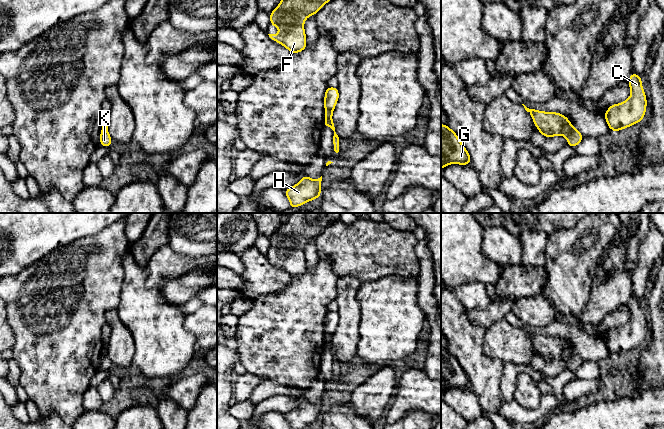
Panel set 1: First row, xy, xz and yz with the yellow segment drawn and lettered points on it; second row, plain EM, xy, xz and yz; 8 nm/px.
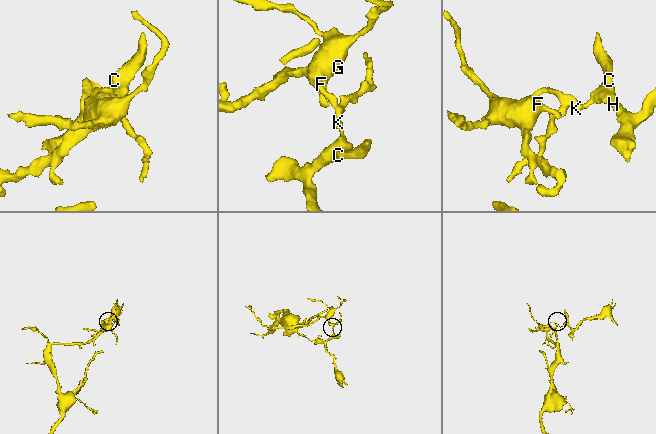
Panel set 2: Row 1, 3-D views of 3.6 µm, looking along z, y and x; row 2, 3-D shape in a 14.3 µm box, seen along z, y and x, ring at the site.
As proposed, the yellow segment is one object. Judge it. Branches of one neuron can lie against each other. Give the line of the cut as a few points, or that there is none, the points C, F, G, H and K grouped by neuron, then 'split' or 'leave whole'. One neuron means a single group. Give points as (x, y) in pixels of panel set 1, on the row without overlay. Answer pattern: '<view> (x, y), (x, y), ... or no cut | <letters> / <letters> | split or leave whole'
yz (574, 351), (566, 361) | C H K / F G | split

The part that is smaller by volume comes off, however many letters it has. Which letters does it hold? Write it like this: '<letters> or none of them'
C, H, K

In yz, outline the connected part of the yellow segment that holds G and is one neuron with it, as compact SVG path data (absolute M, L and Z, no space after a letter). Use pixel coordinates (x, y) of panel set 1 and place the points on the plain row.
M441 348L441 394L449 388L470 389L470 378L446 348Z

